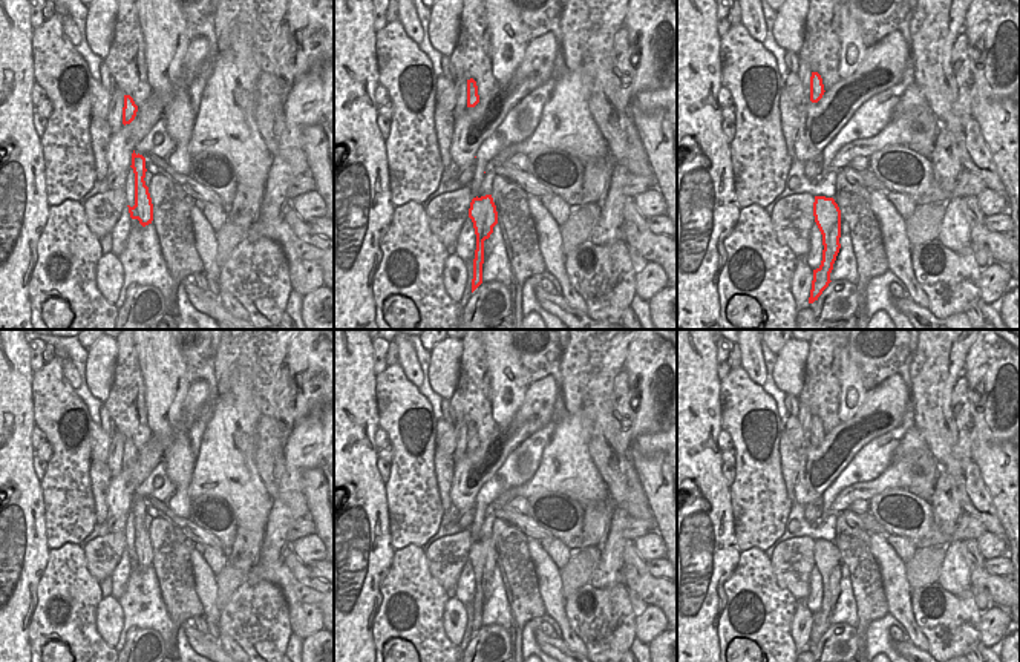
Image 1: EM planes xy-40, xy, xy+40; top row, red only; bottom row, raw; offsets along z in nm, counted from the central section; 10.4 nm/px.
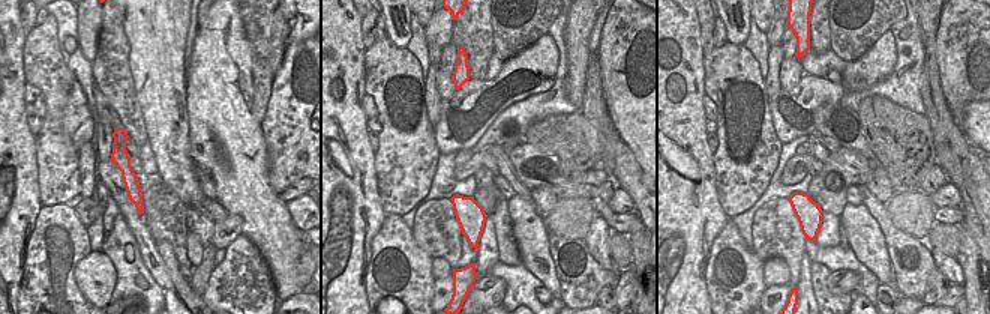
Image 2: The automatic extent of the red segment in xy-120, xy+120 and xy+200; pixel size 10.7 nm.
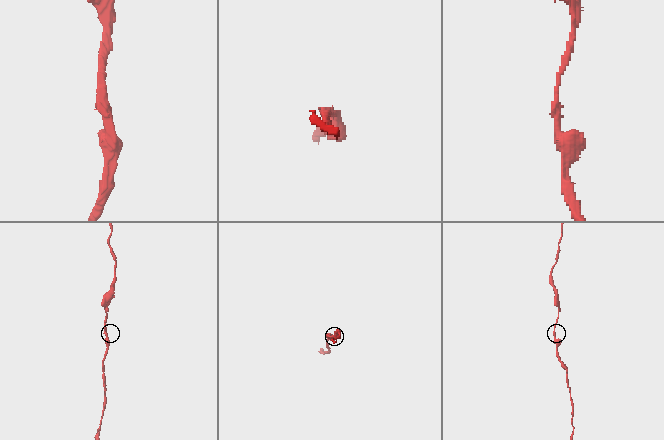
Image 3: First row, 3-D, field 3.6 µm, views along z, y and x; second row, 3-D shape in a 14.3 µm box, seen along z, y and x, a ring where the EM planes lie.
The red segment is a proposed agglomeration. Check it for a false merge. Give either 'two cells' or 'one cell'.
one cell

